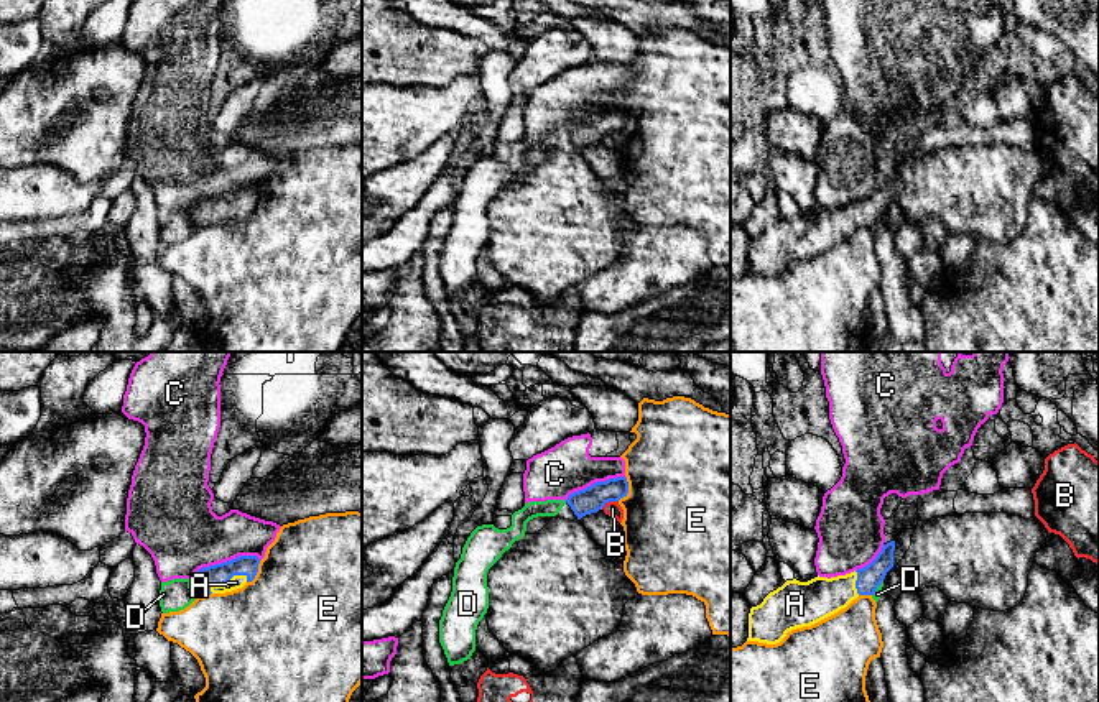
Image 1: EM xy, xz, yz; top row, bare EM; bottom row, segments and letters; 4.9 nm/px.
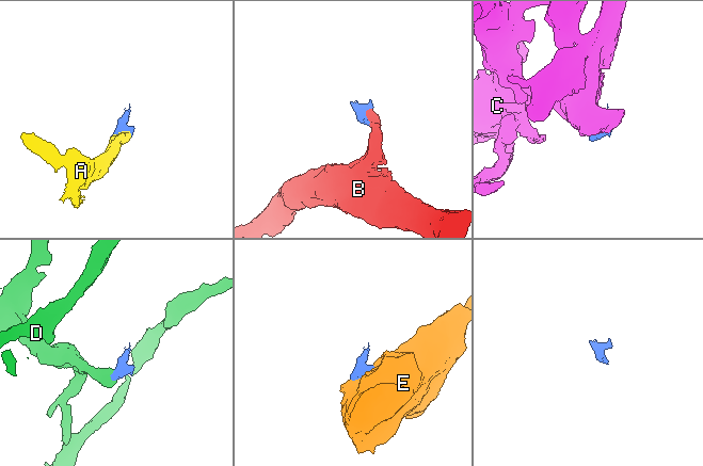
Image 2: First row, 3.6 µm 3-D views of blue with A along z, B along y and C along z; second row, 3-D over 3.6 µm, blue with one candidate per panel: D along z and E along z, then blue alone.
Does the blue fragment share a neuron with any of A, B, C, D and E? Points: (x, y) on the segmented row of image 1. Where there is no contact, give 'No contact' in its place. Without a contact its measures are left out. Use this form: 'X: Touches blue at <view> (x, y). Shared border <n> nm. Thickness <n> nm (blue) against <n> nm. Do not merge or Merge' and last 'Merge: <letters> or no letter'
A: Touches blue at xy (227, 581). Shared border 200 nm. Thickness 110 nm (blue) against 70 nm. Merge
B: Touches blue at xz (609, 500). Shared border 100 nm. Thickness 130 nm (blue) against 80 nm. Do not merge
C: Touches blue at xy (224, 563). Shared border 360 nm. Thickness 110 nm (blue) against 380 nm. Do not merge
D: Touches blue at xy (191, 586). Shared border 100 nm. Thickness 110 nm (blue) against 150 nm. Do not merge
E: Touches blue at xz (627, 490). Shared border 120 nm. Thickness 130 nm (blue) against 500 nm. Do not merge
Merge: A

